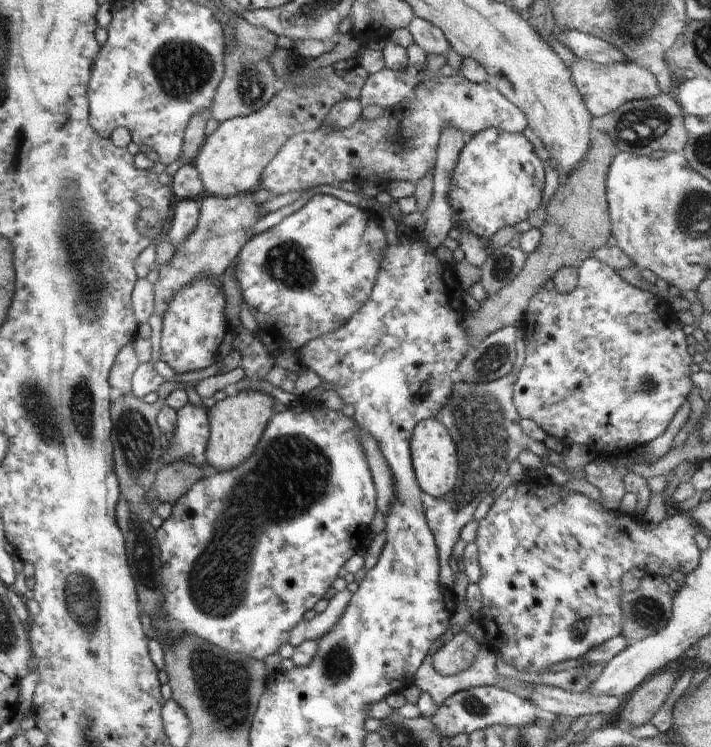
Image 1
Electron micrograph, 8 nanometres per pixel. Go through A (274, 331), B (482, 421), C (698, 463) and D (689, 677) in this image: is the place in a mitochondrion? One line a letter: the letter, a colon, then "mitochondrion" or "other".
A: other
B: mitochondrion
C: other
D: other

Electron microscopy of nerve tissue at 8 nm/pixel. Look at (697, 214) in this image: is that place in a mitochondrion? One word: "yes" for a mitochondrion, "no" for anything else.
yes

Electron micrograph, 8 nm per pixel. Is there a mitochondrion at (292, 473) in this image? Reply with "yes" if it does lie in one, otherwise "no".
yes

